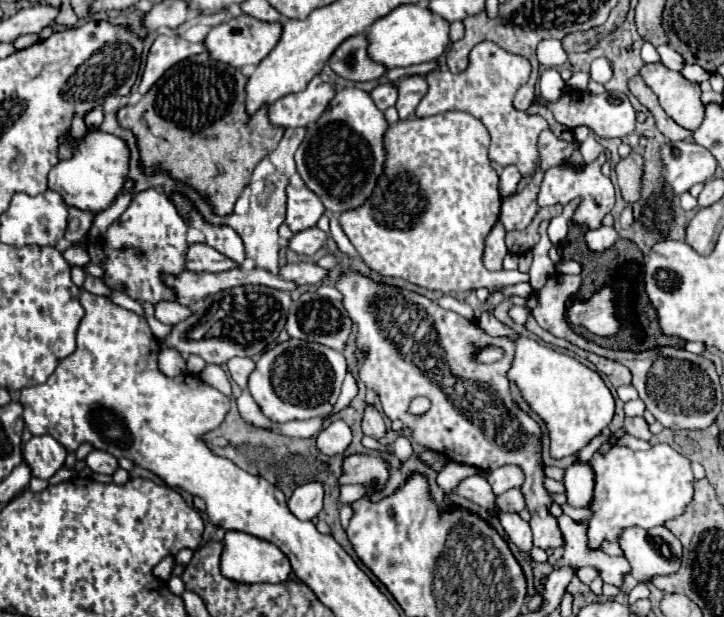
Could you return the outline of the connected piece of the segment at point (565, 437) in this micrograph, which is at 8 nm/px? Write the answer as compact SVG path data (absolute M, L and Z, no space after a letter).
M522 282L516 286L502 288L498 292L492 292L488 302L484 304L484 312L478 318L478 326L490 334L490 336L506 336L514 340L516 352L512 366L508 370L508 380L514 382L522 394L522 398L528 402L528 406L544 420L548 436L550 436L550 456L552 458L564 458L576 454L580 448L584 448L596 434L600 434L614 416L614 398L604 384L604 380L598 376L598 372L590 370L588 366L580 364L576 358L556 352L552 346L526 338L518 334L516 330L508 328L506 324L500 324L492 314L492 304L498 304L498 298L508 298L514 294L514 288L524 288L524 296L532 294L530 284Z

